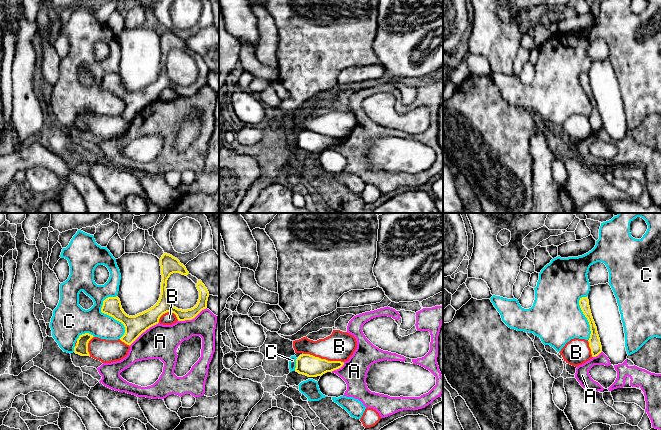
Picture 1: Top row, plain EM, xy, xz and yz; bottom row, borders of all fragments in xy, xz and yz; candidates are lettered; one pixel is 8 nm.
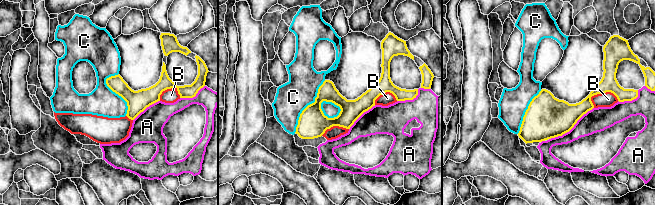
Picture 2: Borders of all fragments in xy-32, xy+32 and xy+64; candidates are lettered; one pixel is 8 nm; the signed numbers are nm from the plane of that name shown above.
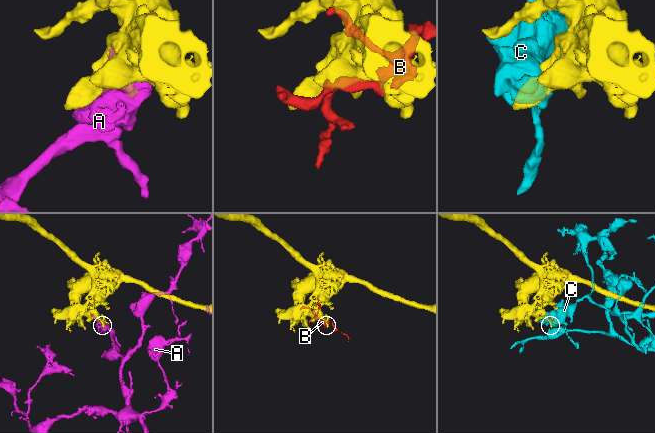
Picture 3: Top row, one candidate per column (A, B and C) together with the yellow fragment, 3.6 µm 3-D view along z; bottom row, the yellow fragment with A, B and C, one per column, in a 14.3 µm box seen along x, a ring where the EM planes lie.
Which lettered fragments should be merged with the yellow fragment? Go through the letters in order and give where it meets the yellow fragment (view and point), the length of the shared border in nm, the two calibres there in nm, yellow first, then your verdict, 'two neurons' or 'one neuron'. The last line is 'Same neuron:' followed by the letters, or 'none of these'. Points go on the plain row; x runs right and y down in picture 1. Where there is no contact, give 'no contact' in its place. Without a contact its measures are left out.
A: contact xy (143, 107); length 300 nm; calibres 160 and 280 nm; two neurons
B: contact xz (323, 135); length 340 nm; calibres 170 and 240 nm; two neurons
C: contact xy (111, 92); length 360 nm; calibres 160 and 200 nm; two neurons
Same neuron: none of these

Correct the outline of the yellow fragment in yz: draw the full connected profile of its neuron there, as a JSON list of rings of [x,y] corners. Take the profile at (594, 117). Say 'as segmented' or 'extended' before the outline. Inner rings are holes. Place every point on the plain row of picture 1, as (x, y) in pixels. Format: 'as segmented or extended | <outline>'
as segmented | [[[588,73],[580,74],[579,81],[590,101],[591,110],[588,118],[591,125],[592,133],[596,133],[602,128],[602,122],[597,108],[597,103],[591,90]]]

